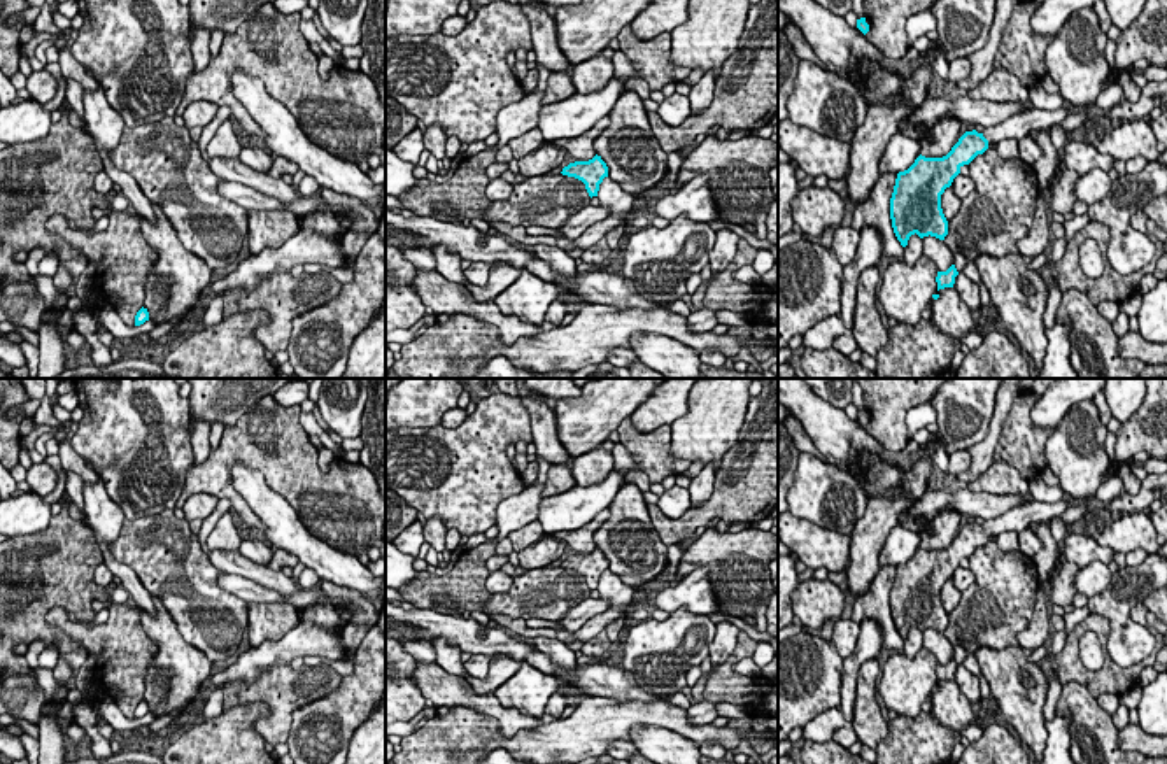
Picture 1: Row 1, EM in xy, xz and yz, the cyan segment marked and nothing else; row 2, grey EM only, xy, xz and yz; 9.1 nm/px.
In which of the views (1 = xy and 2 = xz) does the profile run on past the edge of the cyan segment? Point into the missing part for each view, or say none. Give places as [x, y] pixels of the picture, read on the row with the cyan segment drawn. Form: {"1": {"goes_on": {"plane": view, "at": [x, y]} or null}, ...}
{"1": {"goes_on": null}, "2": {"goes_on": null}}

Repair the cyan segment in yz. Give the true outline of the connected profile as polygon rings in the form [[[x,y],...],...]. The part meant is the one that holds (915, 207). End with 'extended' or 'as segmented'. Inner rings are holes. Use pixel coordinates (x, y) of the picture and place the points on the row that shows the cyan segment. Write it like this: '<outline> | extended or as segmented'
[[[1062,107],[1055,110],[1030,109],[1008,117],[997,126],[985,128],[981,133],[978,133],[976,130],[965,131],[951,147],[951,151],[943,158],[925,158],[920,154],[908,170],[897,173],[894,193],[890,198],[892,228],[901,245],[906,247],[909,237],[915,233],[920,238],[930,235],[944,240],[944,237],[948,235],[948,221],[941,209],[941,195],[946,187],[951,186],[953,179],[960,173],[960,168],[964,165],[969,165],[978,154],[983,154],[988,149],[990,142],[1001,142],[1006,138],[1022,140],[1032,130],[1050,128],[1062,123],[1065,117],[1067,110]]] | extended

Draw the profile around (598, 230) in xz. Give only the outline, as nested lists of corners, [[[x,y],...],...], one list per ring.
[[[650,191],[636,195],[633,207],[624,216],[612,216],[612,217],[606,217],[605,221],[594,223],[578,238],[571,240],[573,247],[580,247],[582,251],[585,251],[594,244],[598,244],[601,238],[605,238],[605,235],[615,230],[617,226],[629,224],[631,214],[638,209],[648,207],[654,196],[655,195],[652,195]]]

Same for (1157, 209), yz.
[[[1167,193],[1153,198],[1142,212],[1148,219],[1155,221],[1163,231],[1167,231]]]

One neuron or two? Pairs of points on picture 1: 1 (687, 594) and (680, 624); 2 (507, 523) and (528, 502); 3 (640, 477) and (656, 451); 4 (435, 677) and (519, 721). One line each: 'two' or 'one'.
1: two
2: one
3: two
4: one

